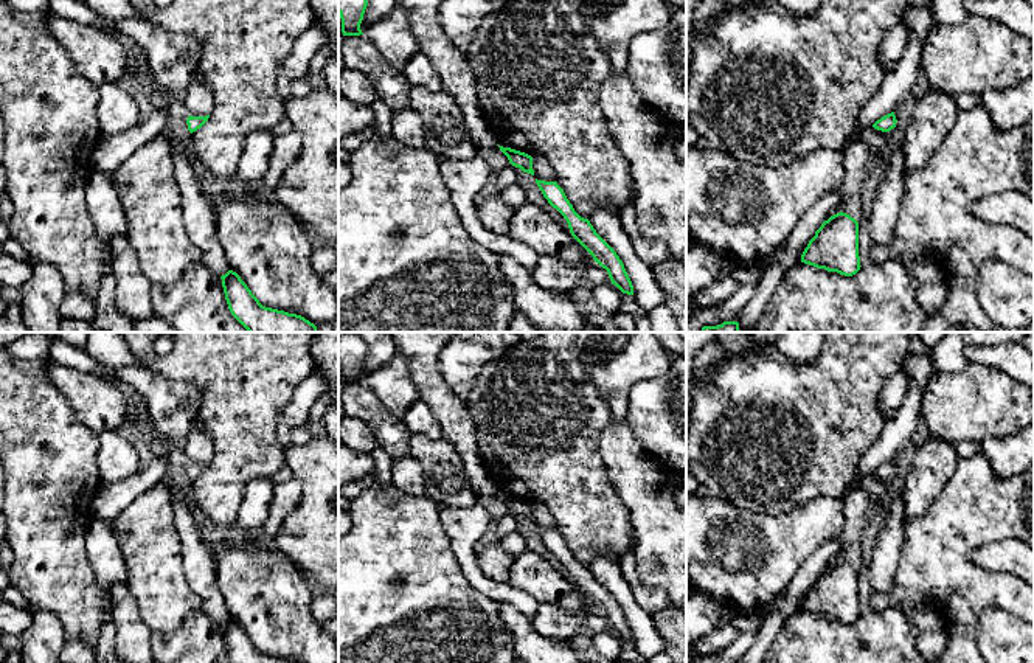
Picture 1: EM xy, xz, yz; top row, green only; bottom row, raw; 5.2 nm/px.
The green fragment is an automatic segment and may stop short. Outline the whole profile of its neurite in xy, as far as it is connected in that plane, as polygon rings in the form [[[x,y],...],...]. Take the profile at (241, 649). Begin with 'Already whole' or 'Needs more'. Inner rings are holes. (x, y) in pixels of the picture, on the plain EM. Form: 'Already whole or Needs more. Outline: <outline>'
Already whole. Outline: [[[228,618],[220,627],[231,663],[297,663],[262,654],[233,618]]]

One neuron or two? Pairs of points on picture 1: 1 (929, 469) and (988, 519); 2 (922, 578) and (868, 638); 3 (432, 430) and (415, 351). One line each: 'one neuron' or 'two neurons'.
1: two neurons
2: two neurons
3: two neurons

